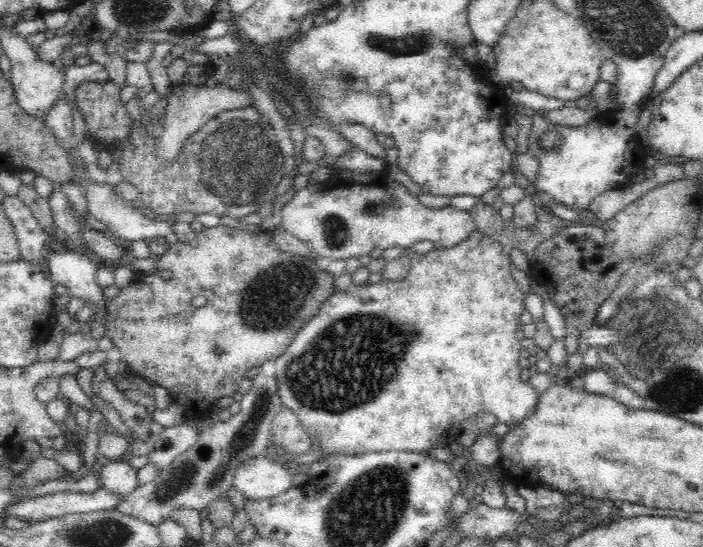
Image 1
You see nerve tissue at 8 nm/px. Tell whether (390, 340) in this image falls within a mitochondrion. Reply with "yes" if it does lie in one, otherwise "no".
yes

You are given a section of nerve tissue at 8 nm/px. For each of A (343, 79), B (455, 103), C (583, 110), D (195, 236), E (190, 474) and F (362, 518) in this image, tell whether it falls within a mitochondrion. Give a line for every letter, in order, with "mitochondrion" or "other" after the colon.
A: mitochondrion
B: other
C: other
D: other
E: mitochondrion
F: mitochondrion

